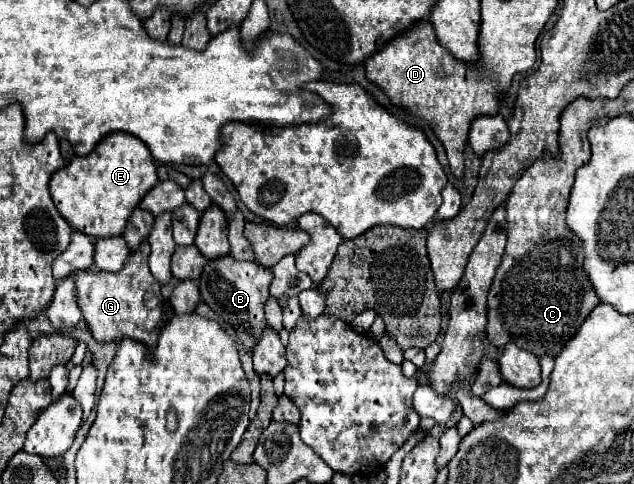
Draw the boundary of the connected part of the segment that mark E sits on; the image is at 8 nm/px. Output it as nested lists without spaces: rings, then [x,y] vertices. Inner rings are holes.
[[[113,132],[107,134],[91,154],[77,156],[67,162],[67,166],[53,172],[49,192],[71,228],[85,232],[91,238],[105,238],[123,234],[133,208],[155,184],[157,166],[149,148],[131,134]]]

